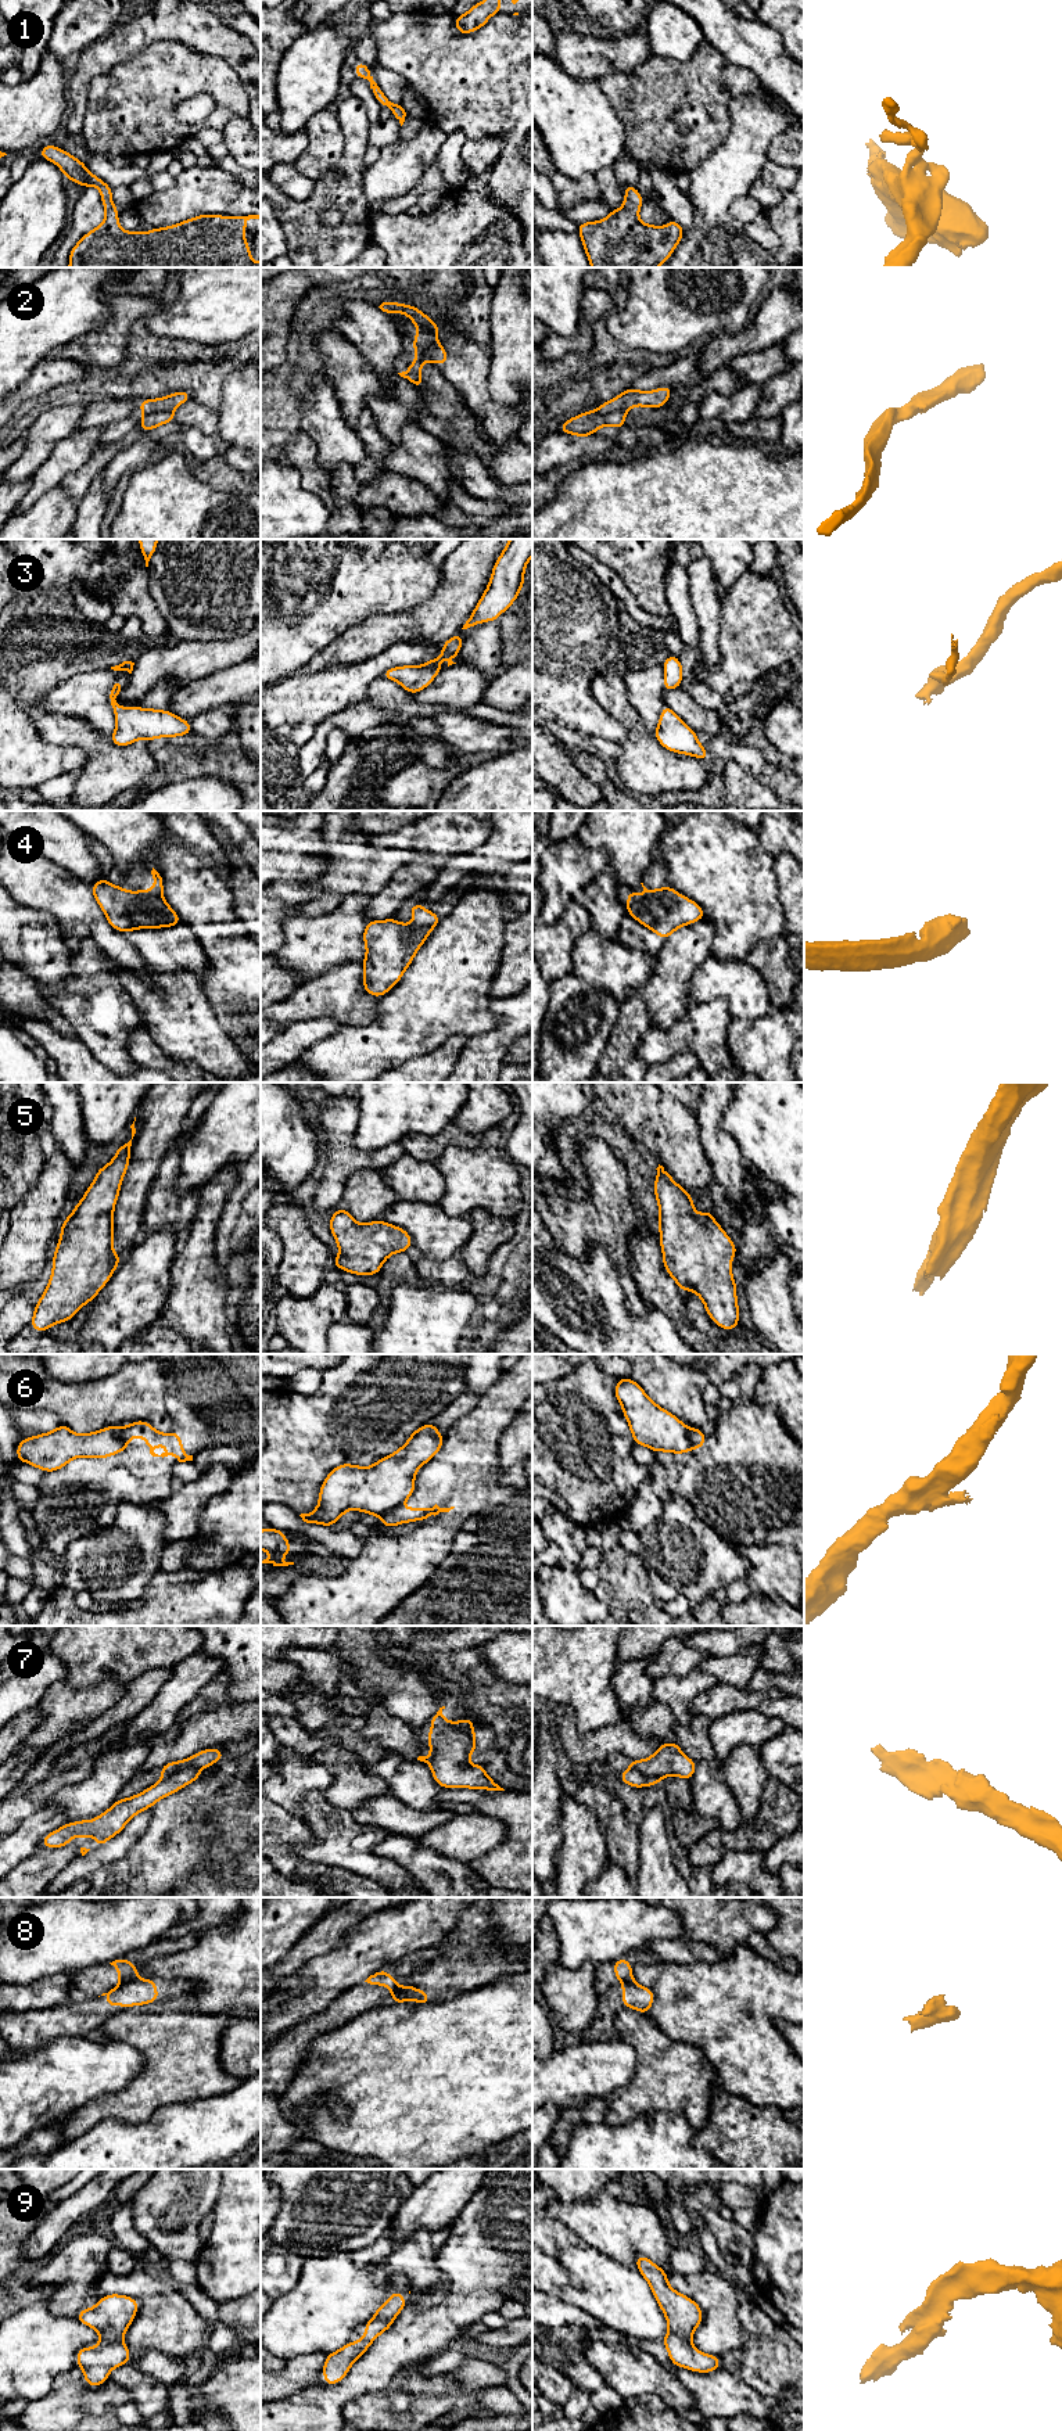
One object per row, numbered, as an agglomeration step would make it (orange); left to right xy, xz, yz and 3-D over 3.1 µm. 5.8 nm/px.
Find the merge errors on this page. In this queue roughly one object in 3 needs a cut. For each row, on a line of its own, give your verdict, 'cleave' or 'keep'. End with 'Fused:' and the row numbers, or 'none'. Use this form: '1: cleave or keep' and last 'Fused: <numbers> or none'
1: keep
2: cleave
3: keep
4: cleave
5: keep
6: cleave
7: cleave
8: cleave
9: keep
Fused: 2, 4, 6, 7, 8

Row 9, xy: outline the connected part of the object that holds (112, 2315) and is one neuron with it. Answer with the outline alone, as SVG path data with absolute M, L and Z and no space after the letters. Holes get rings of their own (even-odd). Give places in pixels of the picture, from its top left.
M111 2294L100 2298L96 2306L75 2315L80 2323L100 2334L100 2342L94 2348L85 2346L76 2352L76 2362L87 2385L101 2385L108 2381L111 2370L130 2362L130 2352L122 2337L137 2309L139 2303L132 2297Z

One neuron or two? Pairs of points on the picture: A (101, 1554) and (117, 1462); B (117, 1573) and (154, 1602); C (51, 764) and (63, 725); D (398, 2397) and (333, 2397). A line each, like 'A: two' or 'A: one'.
A: two
B: two
C: two
D: two

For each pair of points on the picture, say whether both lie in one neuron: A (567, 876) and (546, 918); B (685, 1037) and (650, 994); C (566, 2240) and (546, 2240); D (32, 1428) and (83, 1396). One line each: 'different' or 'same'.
A: same
B: different
C: same
D: different

